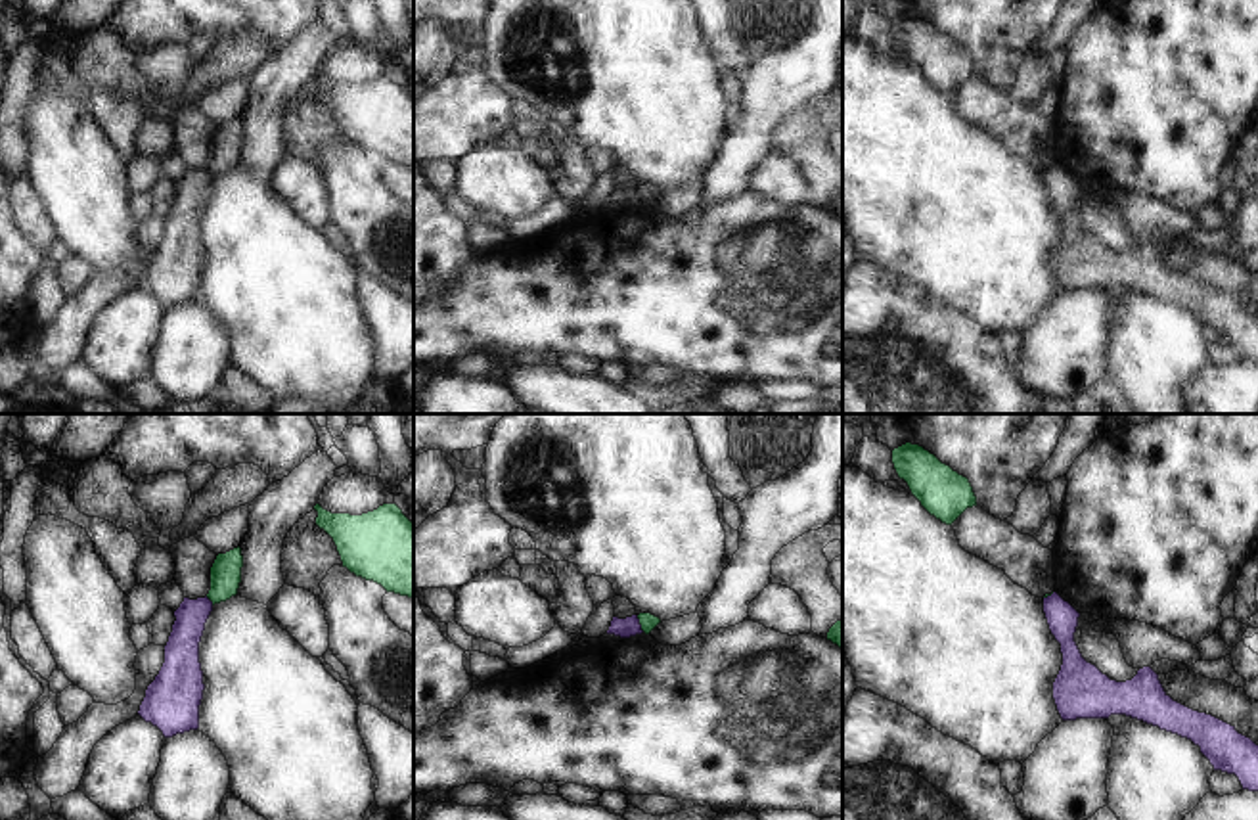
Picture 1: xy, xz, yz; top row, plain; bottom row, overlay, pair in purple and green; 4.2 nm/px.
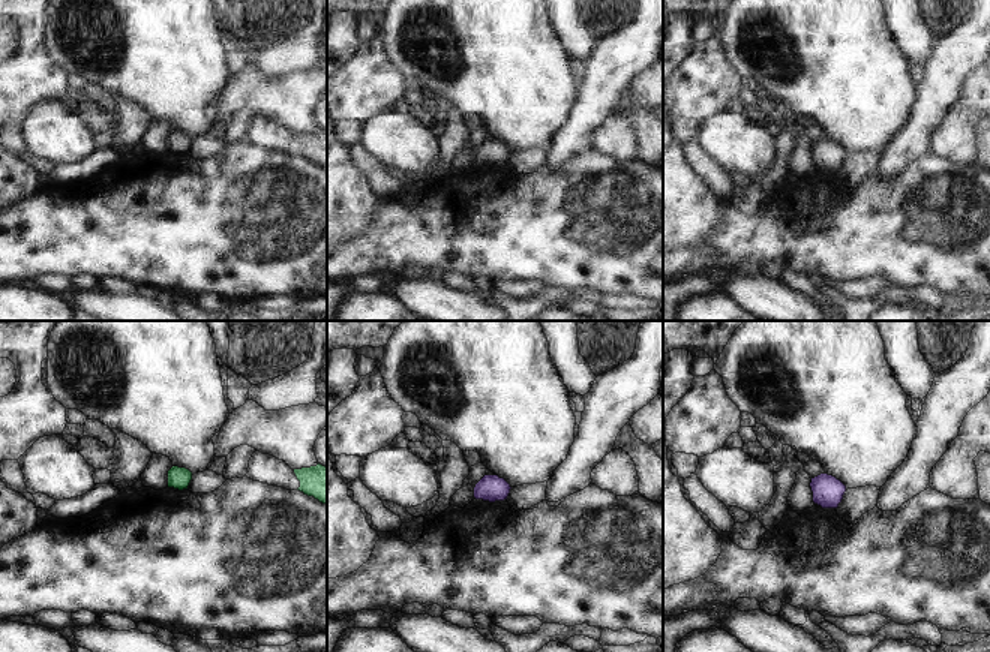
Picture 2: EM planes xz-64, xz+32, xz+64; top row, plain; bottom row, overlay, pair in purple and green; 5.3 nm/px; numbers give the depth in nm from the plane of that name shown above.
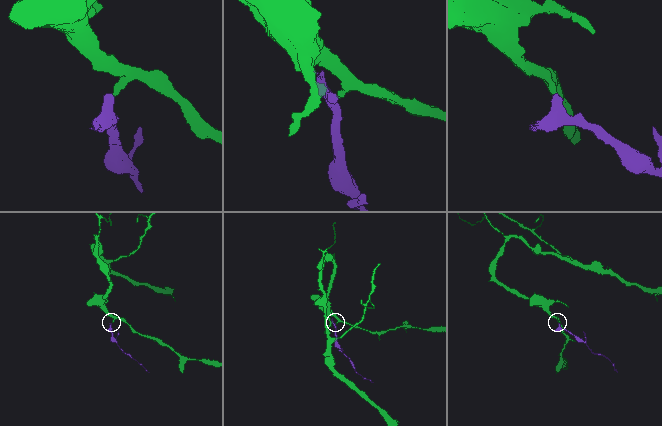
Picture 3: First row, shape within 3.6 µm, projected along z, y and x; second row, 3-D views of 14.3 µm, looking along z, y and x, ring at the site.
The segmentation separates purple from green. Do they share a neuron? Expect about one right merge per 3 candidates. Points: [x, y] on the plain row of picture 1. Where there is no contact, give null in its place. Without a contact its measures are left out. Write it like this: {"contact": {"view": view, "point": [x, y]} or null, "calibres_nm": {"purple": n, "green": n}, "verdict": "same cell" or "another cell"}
{"contact": {"view": "xz", "point": [638, 194]}, "calibres_nm": {"purple": 80, "green": 70}, "verdict": "another cell"}

